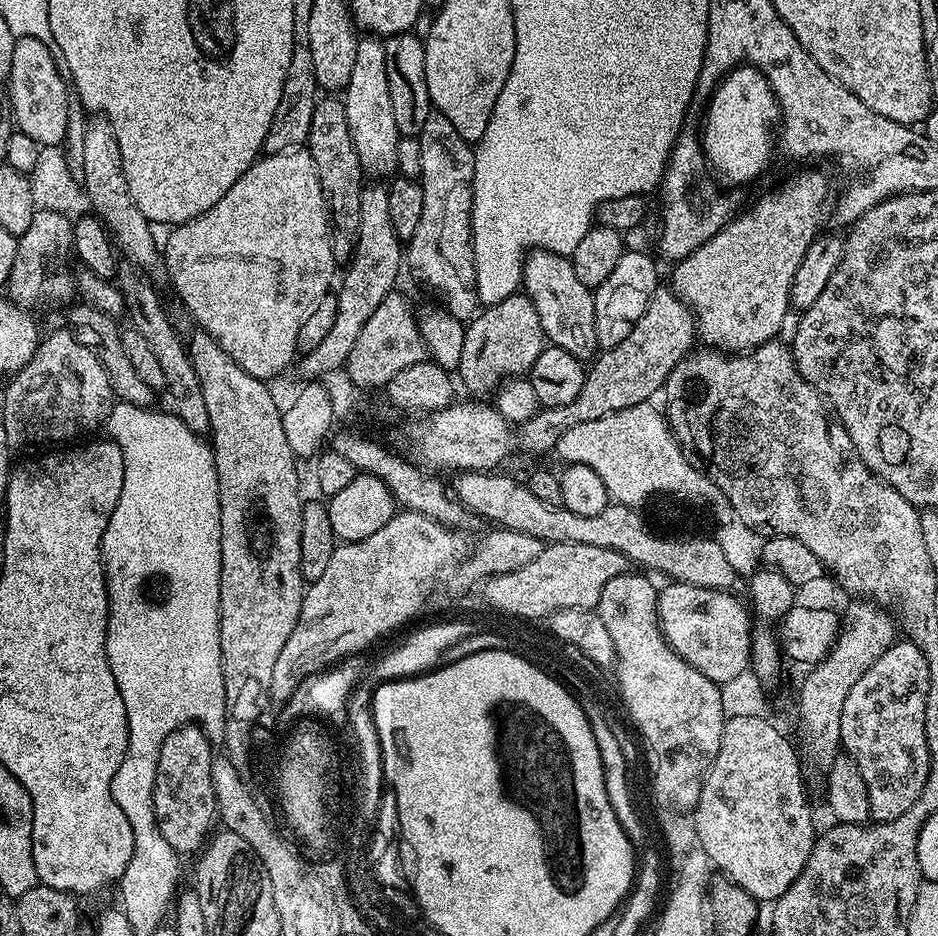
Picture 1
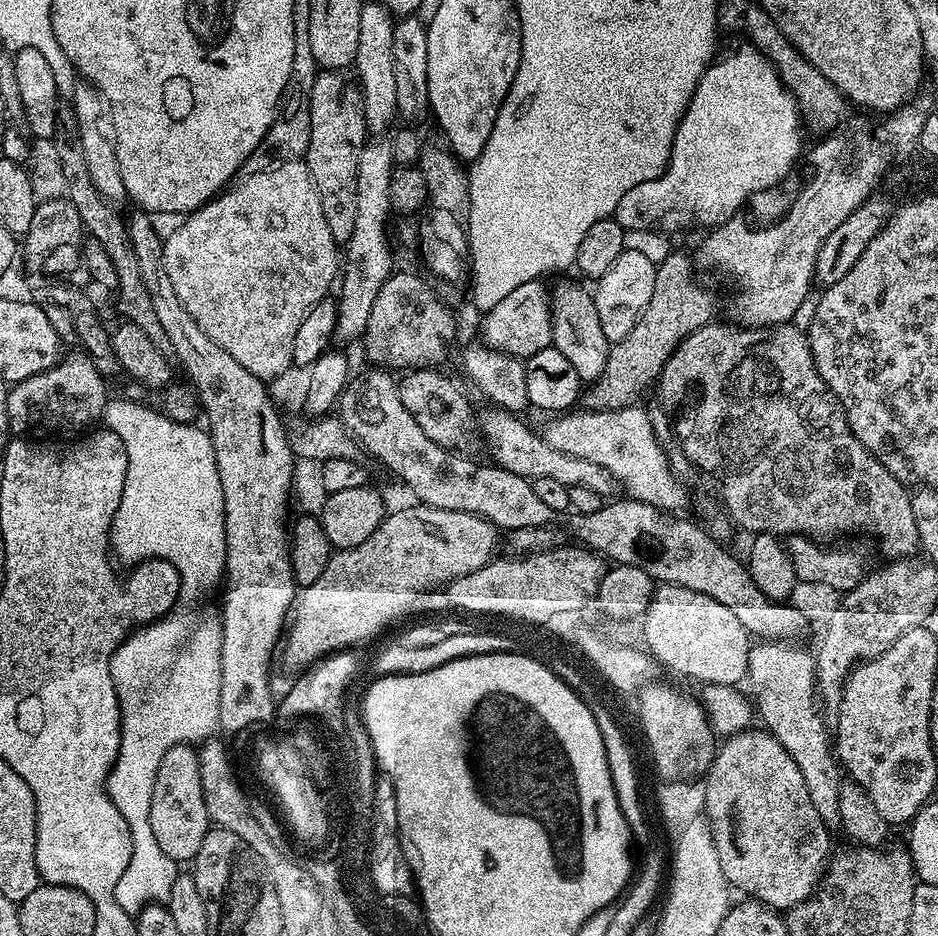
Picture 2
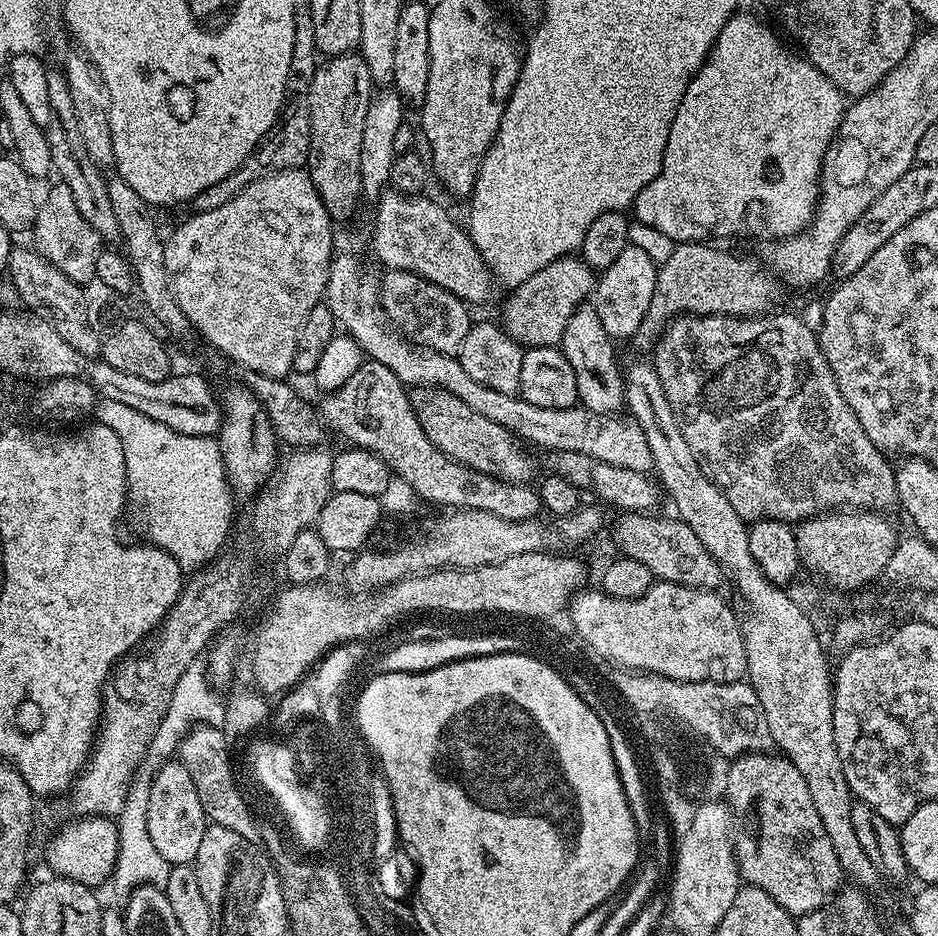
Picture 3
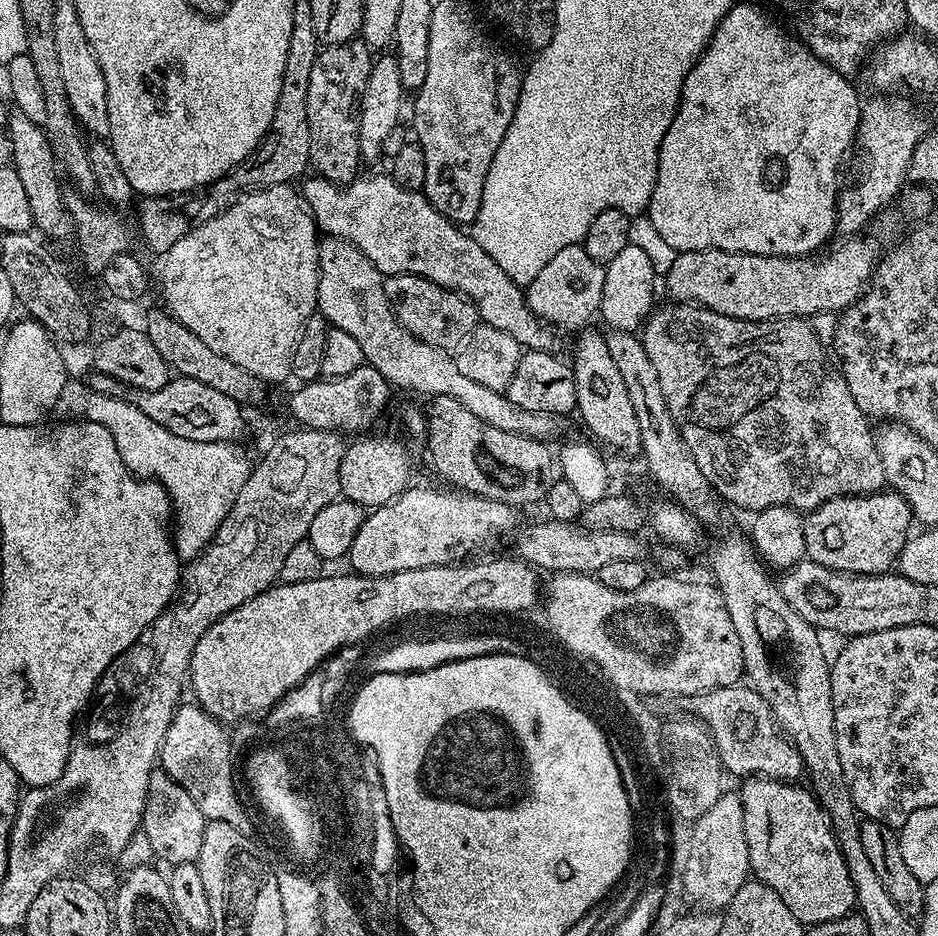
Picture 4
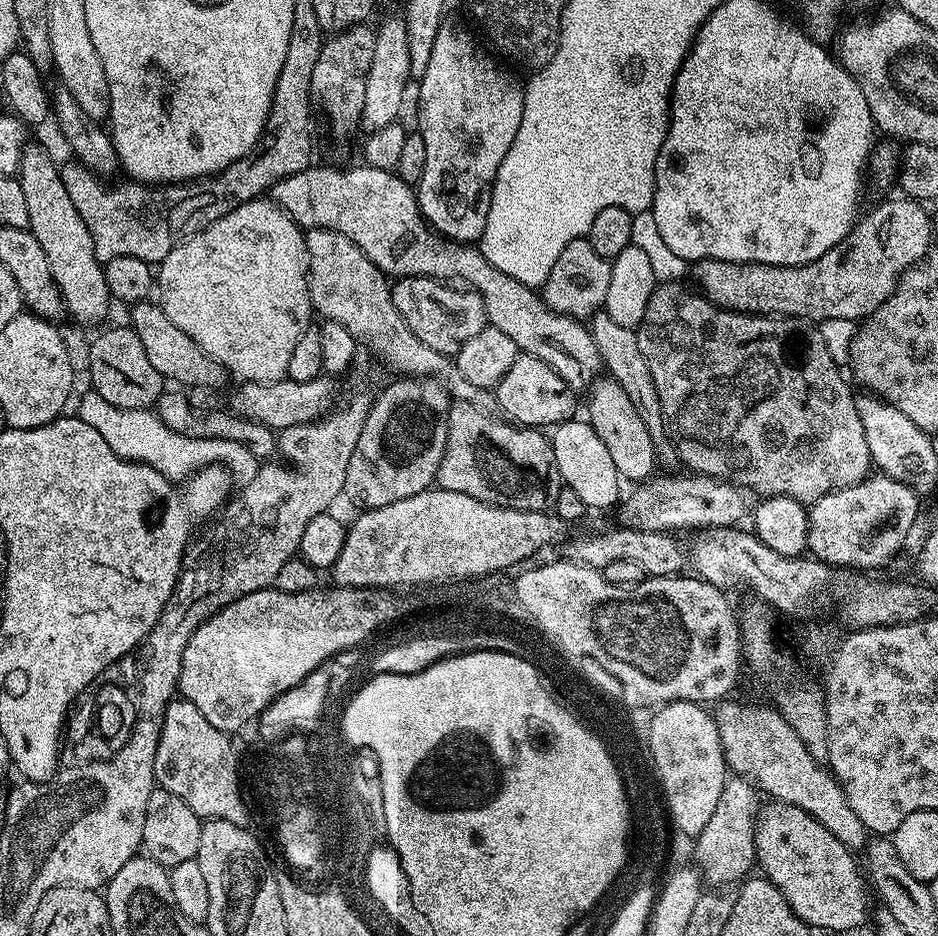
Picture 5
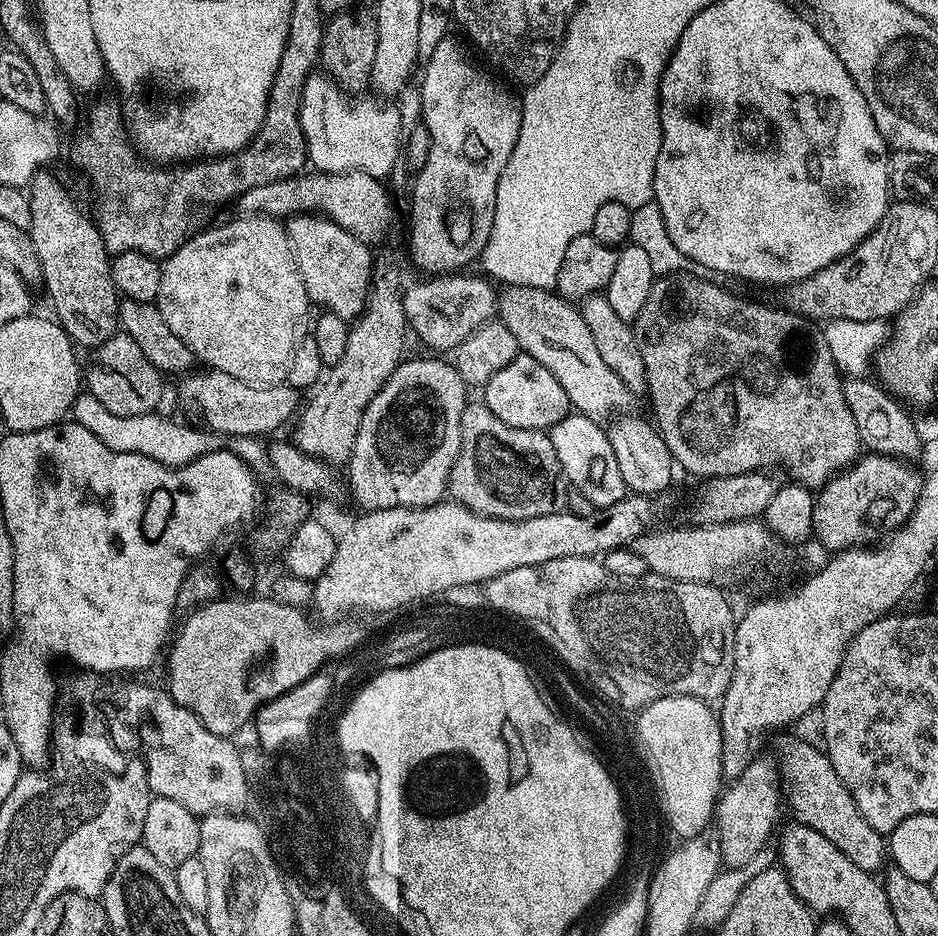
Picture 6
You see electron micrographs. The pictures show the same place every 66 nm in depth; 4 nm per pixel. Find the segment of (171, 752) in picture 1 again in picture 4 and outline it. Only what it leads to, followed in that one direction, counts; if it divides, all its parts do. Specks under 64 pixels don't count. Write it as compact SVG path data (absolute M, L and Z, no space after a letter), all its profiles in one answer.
M154 770L150 774L150 786L146 794L142 830L150 838L150 850L157 861L165 860L165 865L196 863L202 850L202 834L206 821L202 810L194 806L194 798L174 782L163 770Z

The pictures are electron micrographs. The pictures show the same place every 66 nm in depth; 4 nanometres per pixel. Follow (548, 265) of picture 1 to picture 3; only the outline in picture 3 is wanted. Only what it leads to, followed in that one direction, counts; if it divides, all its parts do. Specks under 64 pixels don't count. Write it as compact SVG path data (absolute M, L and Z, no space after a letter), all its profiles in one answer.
M581 306L576 309L570 322L566 322L558 347L574 370L574 382L578 382L576 398L583 407L599 416L611 416L625 407L624 374L622 364L616 361L617 345L612 336L606 334L595 307Z

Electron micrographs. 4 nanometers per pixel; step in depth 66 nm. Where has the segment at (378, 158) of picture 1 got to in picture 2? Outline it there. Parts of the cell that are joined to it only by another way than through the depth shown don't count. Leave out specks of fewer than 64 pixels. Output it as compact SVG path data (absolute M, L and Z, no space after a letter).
M361 3L358 18L358 54L354 65L354 76L364 95L364 123L373 133L380 134L393 119L397 119L398 94L394 87L394 17L383 3Z

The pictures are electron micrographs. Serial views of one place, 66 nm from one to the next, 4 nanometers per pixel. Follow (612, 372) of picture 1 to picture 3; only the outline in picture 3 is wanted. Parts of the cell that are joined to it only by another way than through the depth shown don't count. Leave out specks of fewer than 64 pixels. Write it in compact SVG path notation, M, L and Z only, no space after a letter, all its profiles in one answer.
M708 242L676 244L670 258L658 265L654 298L650 298L650 310L646 310L644 324L634 337L635 343L651 345L677 316L751 318L771 313L777 307L781 281L759 259L735 256L710 245Z

